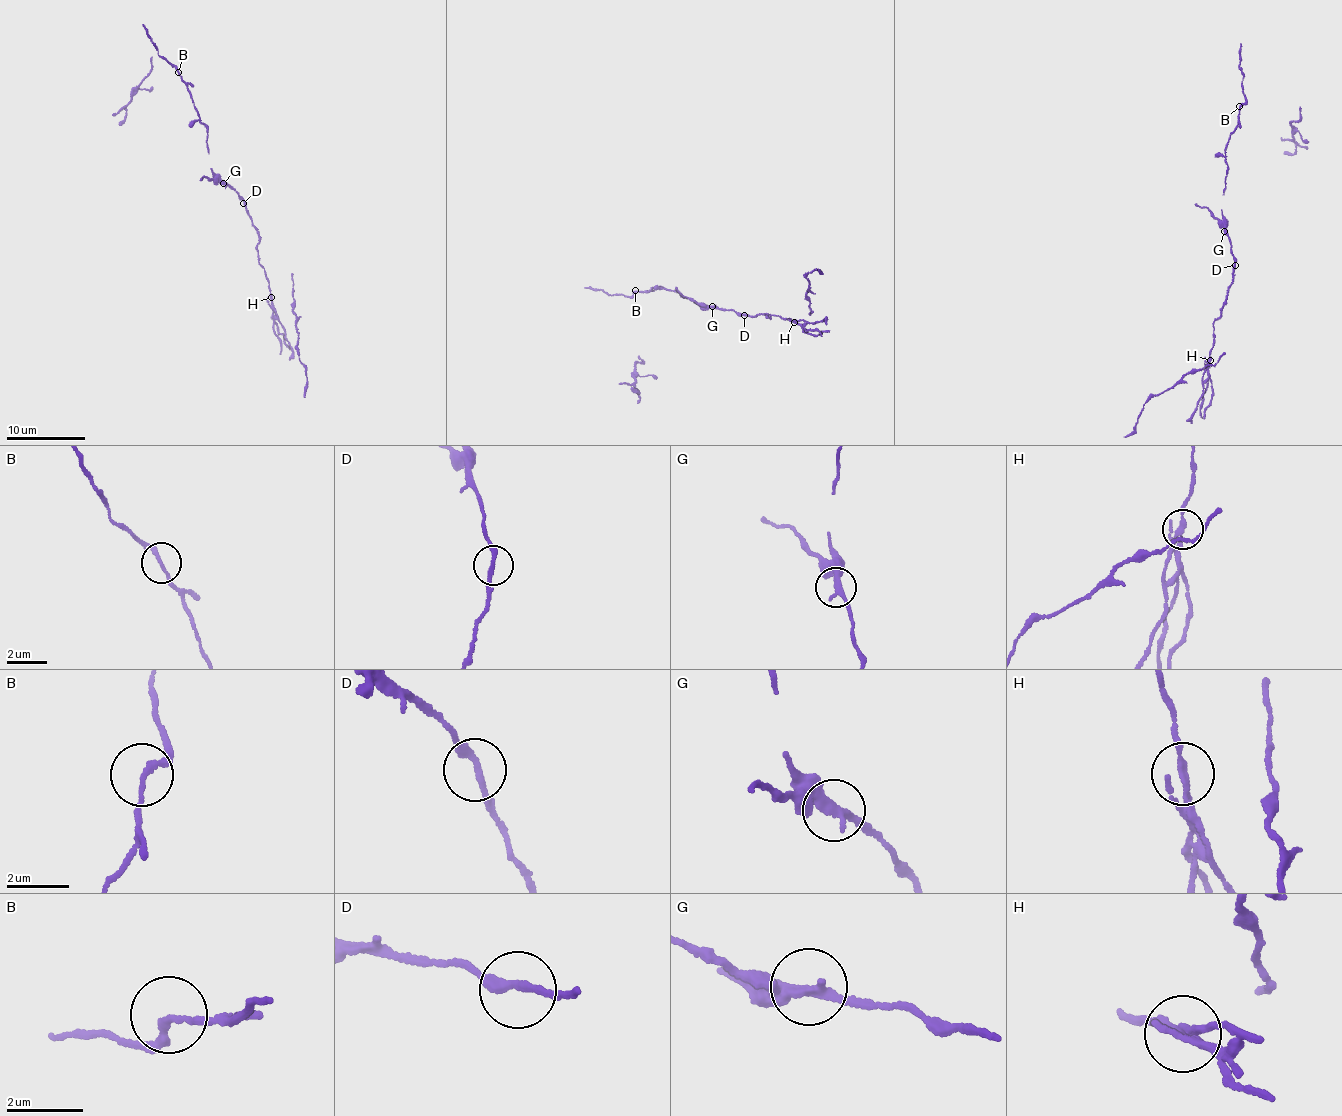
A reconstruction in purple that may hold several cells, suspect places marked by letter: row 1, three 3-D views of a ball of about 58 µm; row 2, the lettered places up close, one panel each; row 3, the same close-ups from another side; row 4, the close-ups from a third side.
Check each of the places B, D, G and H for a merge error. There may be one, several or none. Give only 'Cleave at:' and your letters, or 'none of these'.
Cleave at: G, H

